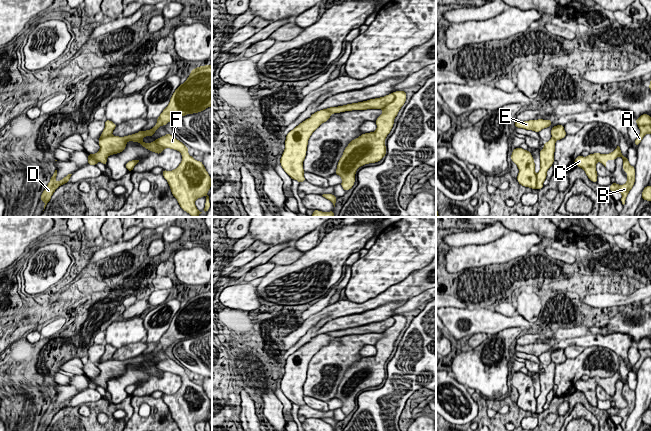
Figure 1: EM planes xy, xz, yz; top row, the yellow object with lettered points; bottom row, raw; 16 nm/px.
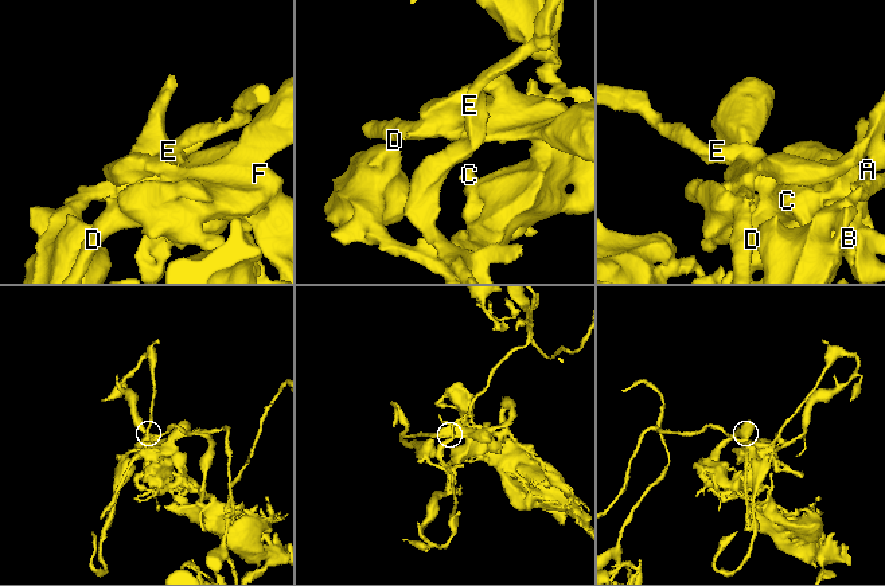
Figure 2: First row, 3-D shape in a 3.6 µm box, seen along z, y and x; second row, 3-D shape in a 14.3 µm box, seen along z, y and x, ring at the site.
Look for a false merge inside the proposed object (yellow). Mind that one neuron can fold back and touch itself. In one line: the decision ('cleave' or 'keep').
keep

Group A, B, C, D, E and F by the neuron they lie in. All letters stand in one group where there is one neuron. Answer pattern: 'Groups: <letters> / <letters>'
Groups: A B C D E F

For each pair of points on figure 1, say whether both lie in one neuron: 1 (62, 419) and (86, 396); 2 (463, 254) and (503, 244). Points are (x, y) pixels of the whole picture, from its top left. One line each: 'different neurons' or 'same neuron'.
1: different neurons
2: same neuron

